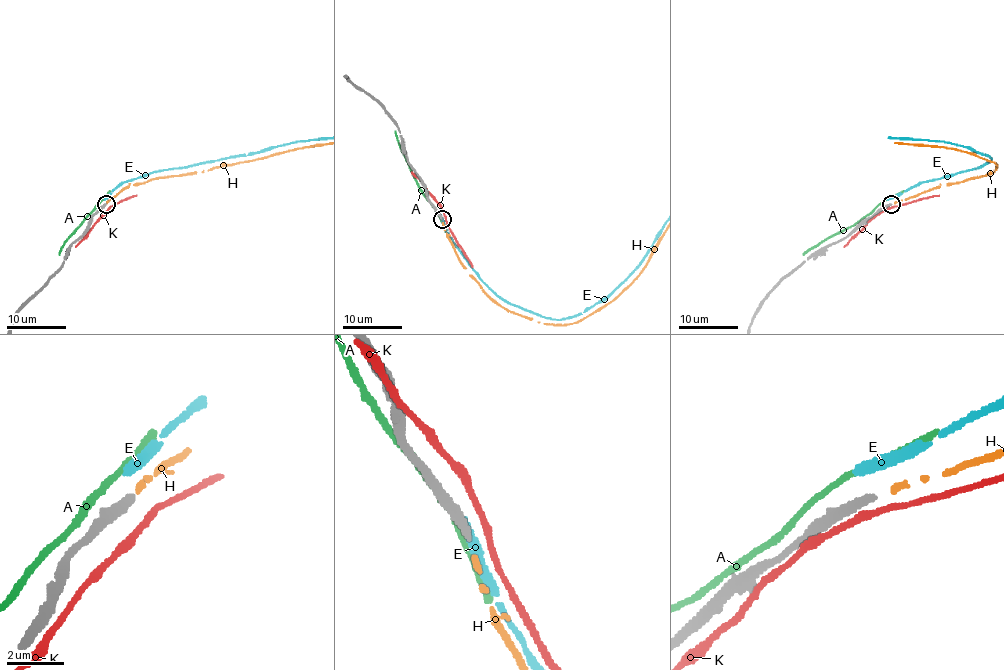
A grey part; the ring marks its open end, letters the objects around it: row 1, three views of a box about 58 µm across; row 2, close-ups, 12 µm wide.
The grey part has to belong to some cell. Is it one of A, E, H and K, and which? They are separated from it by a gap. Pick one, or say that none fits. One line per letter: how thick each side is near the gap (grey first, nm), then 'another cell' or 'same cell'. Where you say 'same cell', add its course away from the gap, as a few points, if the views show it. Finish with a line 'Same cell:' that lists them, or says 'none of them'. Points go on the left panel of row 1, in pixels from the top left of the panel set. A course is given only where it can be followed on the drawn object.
A: 240/220 nm | another cell
E: 240/480 nm | another cell
H: 240/180 nm | same cell
K: 240/240 nm | another cell
Same cell: H

